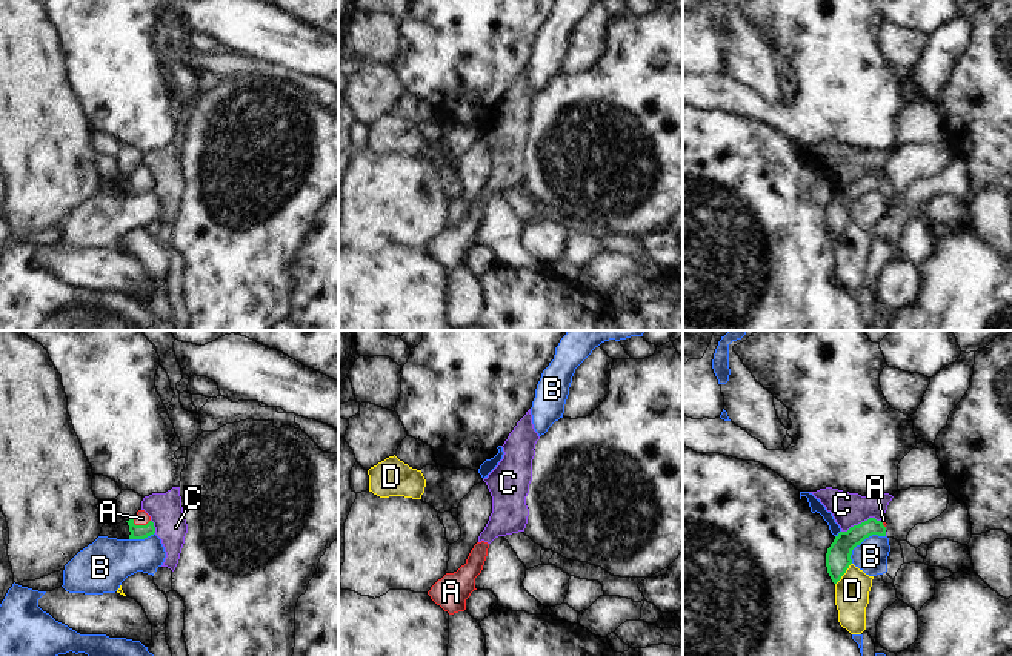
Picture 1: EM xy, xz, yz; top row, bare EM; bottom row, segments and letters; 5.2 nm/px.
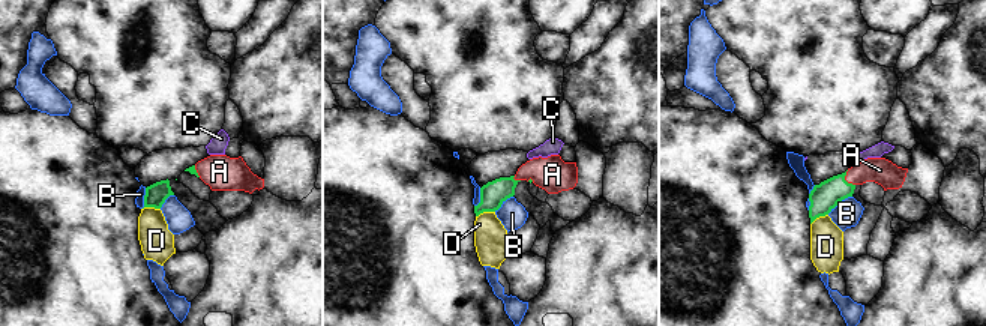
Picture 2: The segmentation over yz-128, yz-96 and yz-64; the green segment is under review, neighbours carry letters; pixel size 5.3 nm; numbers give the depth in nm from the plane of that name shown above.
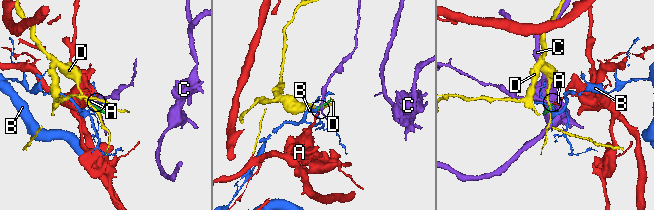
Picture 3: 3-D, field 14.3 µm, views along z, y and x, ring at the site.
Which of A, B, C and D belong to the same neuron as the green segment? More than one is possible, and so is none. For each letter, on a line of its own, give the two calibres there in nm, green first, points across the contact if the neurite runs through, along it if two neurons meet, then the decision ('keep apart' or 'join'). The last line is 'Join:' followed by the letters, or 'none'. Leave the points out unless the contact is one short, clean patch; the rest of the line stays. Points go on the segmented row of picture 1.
A: 80 nm thick on the green side, 80 nm on the other; runs through xy (137, 532), (140, 526), (142, 518); join
B: 130 nm thick on the green side, 170 nm on the other; border along yz (885, 535), (866, 536), (852, 550), (851, 563); keep apart
C: 130 nm thick on the green side, 180 nm on the other; border along yz (880, 520), (869, 518), (842, 532); keep apart
D: 130 nm thick on the green side, 180 nm on the other; keep apart
Join: A

